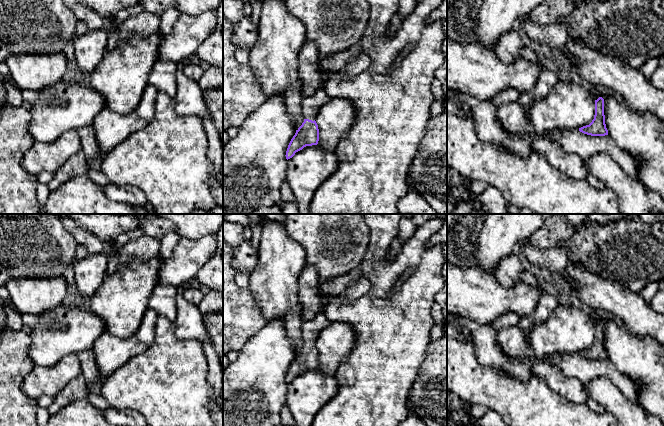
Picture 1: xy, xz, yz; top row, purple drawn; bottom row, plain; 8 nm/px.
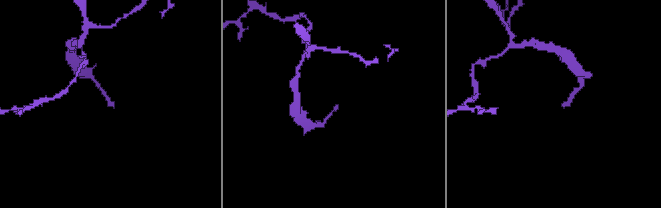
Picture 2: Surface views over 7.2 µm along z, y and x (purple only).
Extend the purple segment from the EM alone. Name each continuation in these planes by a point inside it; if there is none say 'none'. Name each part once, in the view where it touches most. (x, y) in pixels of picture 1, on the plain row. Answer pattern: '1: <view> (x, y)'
1: xz (311, 329)

